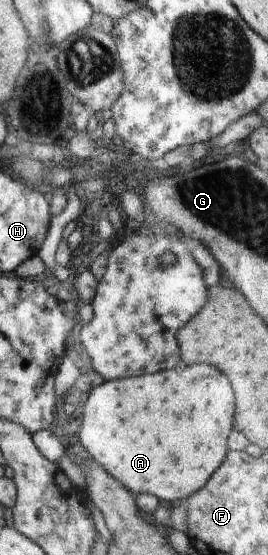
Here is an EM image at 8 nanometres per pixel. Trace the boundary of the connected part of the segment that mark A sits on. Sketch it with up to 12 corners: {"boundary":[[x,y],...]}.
{"boundary":[[212,366],[104,381],[75,431],[136,496],[188,498],[224,462]]}

